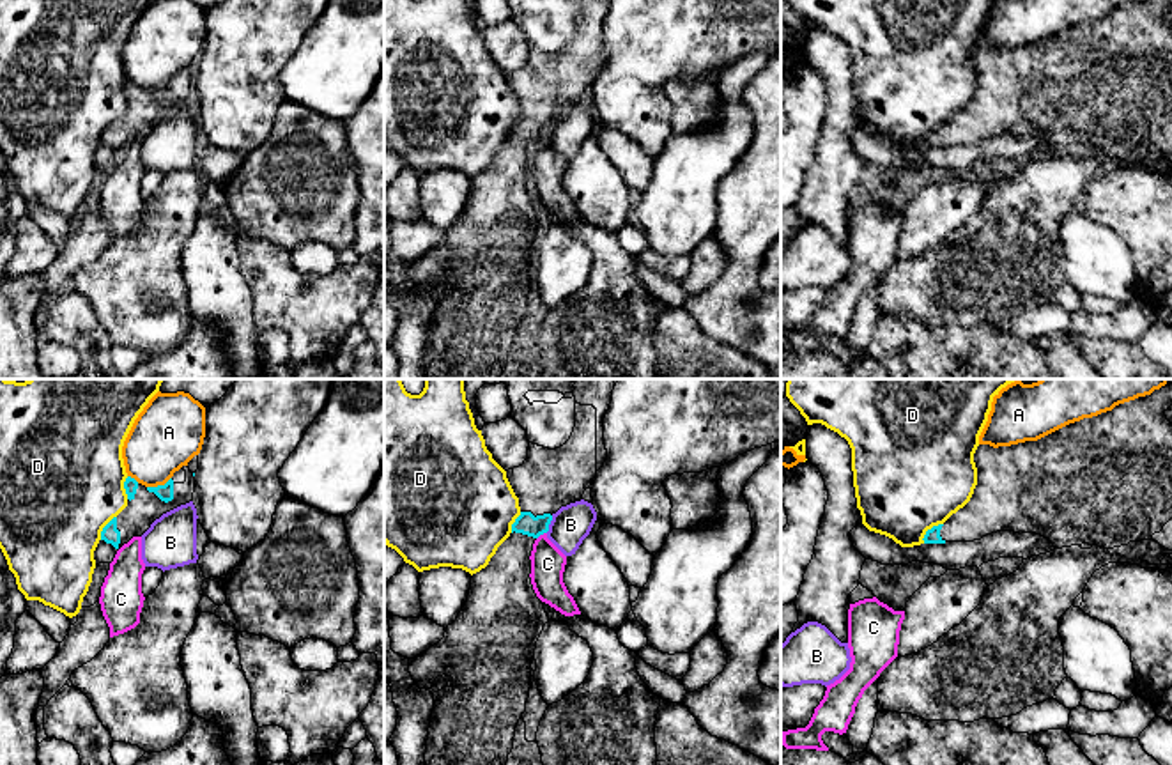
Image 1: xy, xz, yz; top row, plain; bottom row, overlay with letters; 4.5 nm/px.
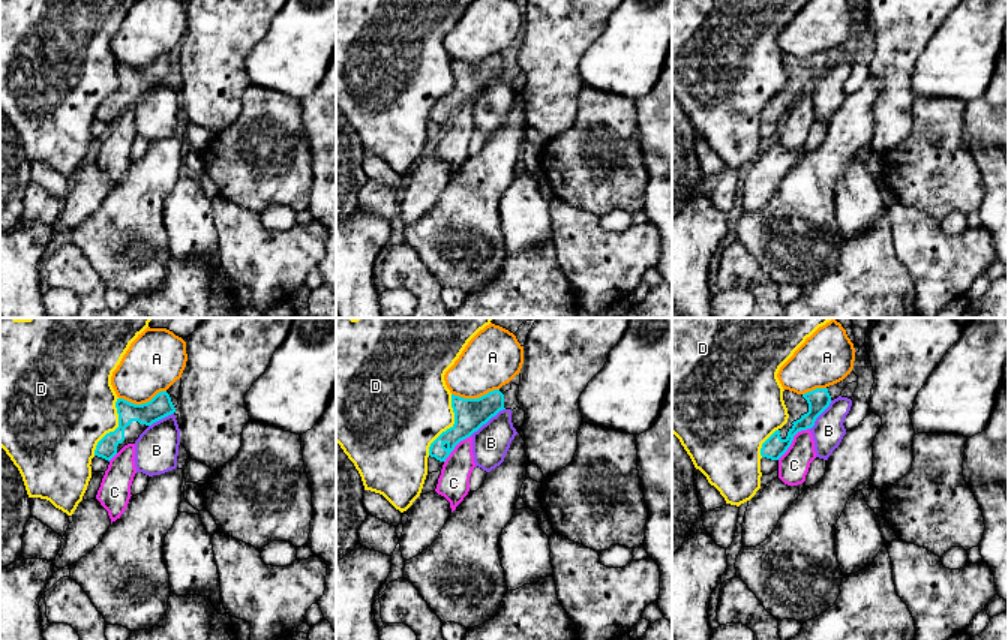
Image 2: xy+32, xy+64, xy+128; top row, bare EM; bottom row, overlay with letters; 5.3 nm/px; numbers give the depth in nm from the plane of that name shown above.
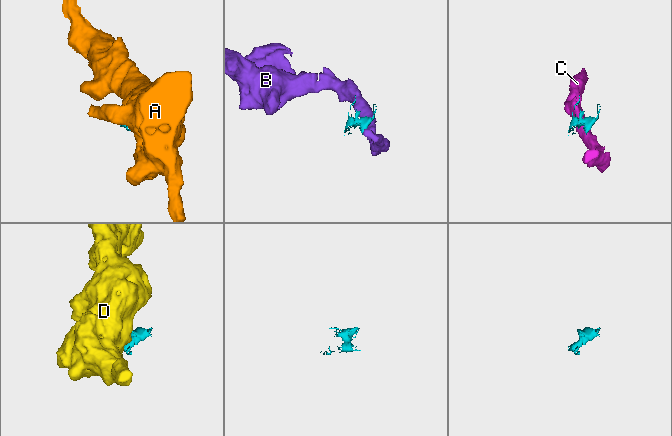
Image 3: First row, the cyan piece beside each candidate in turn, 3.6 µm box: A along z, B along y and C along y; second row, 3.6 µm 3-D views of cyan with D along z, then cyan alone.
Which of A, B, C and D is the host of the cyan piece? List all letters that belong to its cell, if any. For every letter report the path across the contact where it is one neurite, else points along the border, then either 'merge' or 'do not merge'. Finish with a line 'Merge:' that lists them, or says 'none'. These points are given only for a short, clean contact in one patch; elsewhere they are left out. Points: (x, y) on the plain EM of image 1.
A: do not merge
B: border xz (553, 119), (546, 135); do not merge
C: border xz (546, 135), (537, 142); do not merge
D: do not merge
Merge: none

